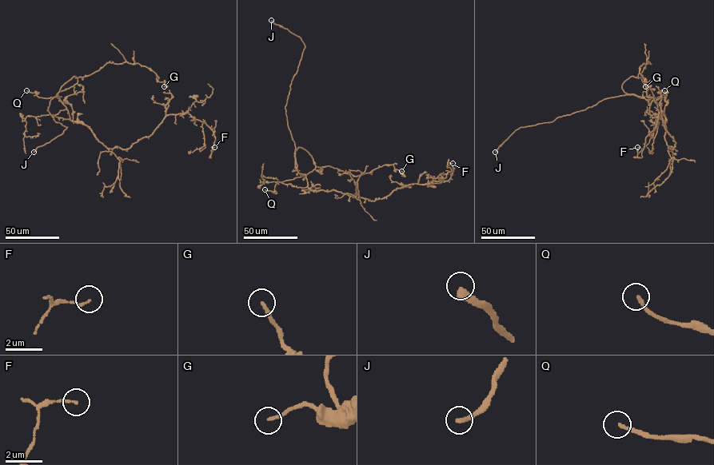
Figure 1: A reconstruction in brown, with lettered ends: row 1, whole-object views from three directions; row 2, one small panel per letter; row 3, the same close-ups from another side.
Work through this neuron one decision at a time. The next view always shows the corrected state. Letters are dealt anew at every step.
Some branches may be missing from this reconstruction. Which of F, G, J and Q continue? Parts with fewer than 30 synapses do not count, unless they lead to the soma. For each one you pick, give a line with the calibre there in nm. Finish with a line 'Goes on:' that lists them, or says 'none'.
J: 320 nm
Goes on: J

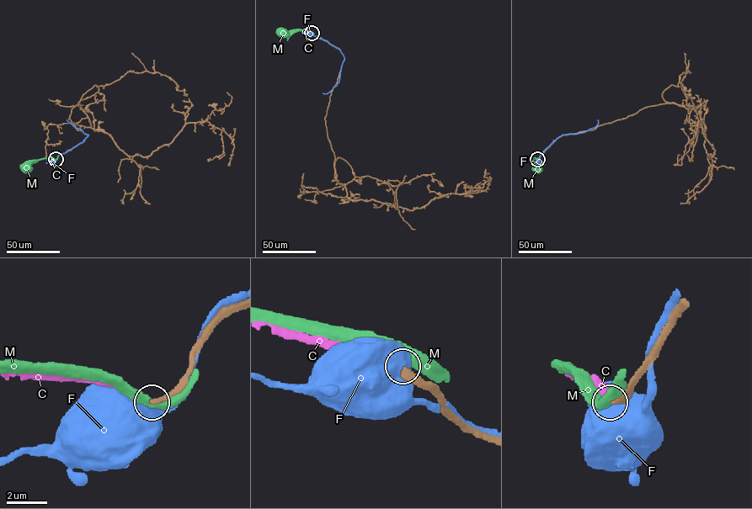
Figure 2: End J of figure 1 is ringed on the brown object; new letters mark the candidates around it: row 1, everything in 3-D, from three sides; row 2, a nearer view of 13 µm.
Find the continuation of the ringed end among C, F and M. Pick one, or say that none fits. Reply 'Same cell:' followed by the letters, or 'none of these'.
Same cell: C

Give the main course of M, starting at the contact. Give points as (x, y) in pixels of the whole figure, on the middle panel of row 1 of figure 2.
M: (312, 33), (298, 30), (282, 34)

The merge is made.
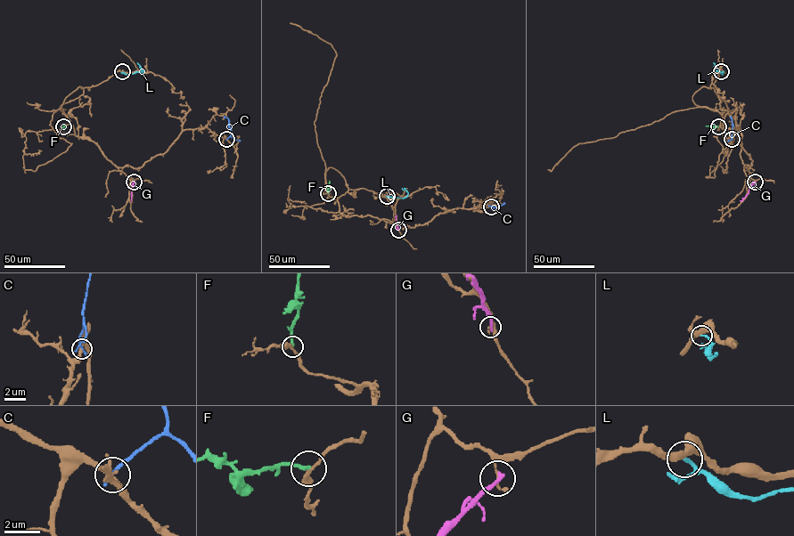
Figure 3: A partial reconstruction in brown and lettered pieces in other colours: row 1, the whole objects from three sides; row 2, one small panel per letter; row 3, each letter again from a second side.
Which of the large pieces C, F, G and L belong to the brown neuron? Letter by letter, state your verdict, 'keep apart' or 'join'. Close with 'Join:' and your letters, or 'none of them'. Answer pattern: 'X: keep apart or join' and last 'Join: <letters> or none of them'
C: keep apart
F: keep apart
G: keep apart
L: keep apart
Join: none of them

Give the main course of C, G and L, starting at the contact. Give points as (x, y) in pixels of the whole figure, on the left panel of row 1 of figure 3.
C: (226, 139), (231, 128), (228, 119), (224, 117)
G: (134, 182), (131, 200)
L: (122, 71), (126, 74), (143, 72), (137, 62)

